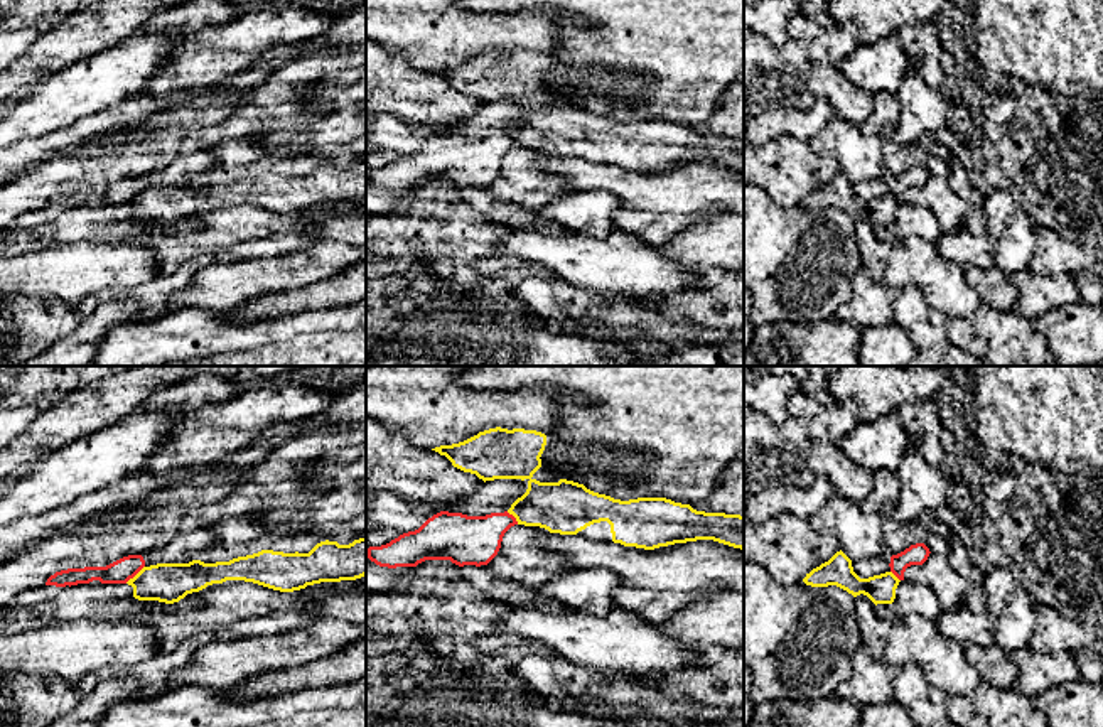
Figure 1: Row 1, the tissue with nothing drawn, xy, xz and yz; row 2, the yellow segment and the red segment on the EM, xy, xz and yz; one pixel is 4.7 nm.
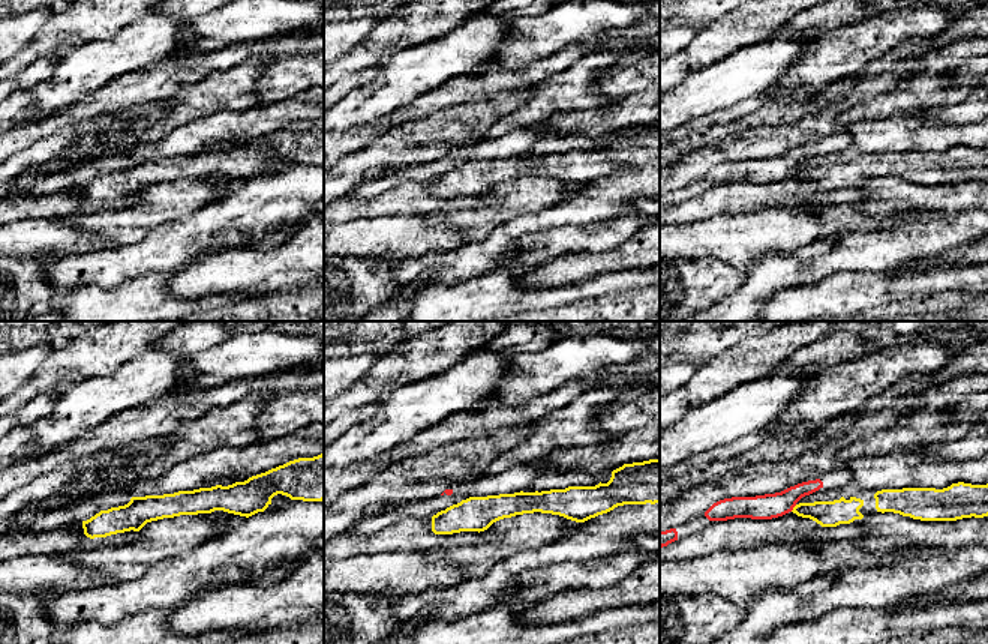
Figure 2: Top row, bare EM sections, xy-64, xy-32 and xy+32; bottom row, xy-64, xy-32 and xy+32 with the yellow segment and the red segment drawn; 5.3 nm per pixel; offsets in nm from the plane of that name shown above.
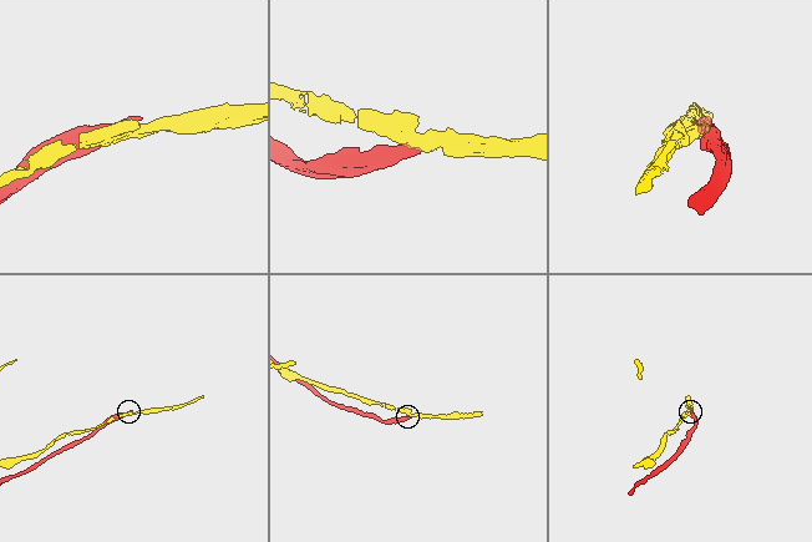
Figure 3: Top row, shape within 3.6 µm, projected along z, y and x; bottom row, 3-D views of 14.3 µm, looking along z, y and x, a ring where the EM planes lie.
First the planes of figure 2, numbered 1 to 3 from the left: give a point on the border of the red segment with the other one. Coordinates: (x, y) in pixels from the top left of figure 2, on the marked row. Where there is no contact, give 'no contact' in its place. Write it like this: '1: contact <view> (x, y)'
1: no contact
2: no contact
3: contact xy+32 (793, 508)

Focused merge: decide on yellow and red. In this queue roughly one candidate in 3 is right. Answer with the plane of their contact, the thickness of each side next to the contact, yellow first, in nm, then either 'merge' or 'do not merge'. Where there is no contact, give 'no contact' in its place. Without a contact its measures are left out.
meets yellow in xy; 190 nm thick on the yellow side, 110 nm on the other; do not merge

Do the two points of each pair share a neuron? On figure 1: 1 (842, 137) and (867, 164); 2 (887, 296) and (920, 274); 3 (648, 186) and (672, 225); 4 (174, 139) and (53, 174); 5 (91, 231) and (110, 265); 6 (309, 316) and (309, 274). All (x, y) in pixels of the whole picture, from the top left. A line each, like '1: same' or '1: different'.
1: same
2: different
3: different
4: same
5: different
6: different

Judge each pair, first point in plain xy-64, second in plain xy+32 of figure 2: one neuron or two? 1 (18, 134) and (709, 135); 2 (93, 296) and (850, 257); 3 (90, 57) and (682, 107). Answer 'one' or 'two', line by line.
1: two
2: two
3: one

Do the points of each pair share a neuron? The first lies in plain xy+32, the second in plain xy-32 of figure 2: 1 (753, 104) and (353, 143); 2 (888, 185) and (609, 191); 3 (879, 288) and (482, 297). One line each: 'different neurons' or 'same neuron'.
1: same neuron
2: different neurons
3: same neuron

